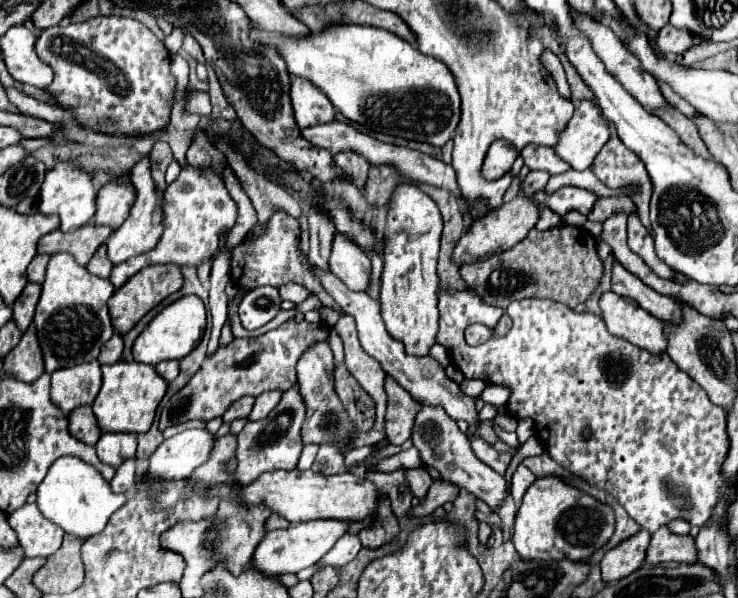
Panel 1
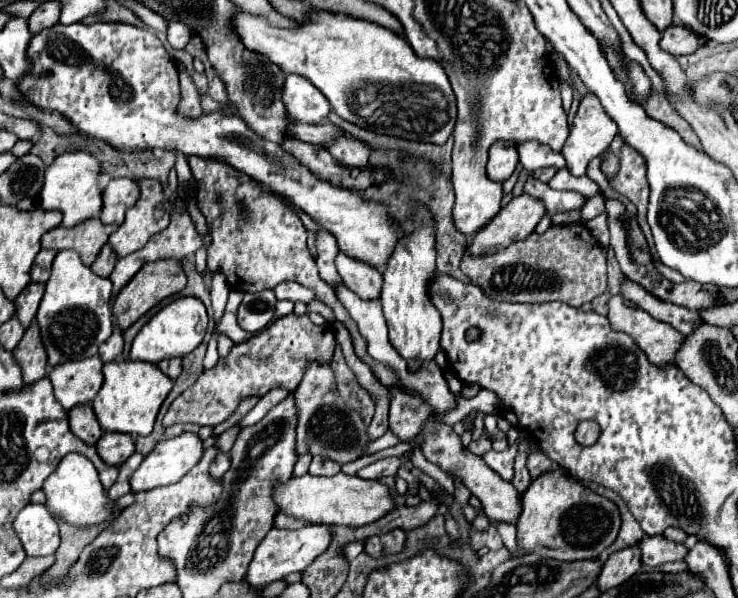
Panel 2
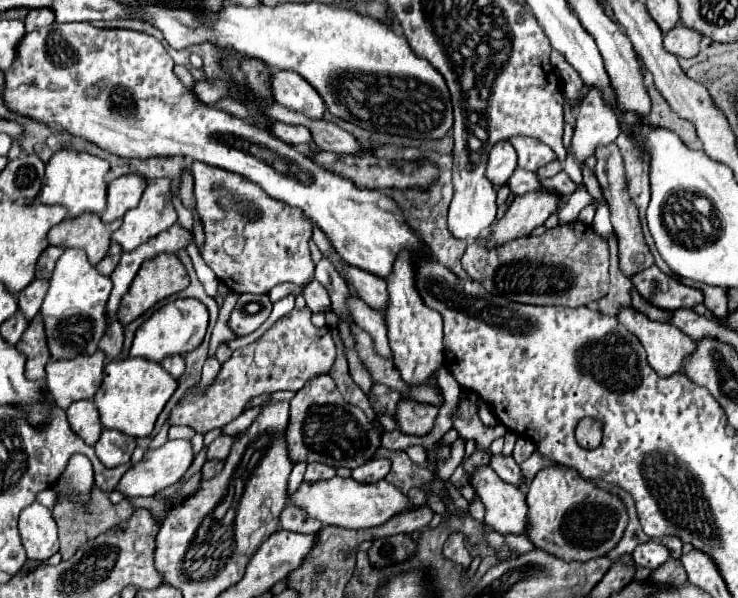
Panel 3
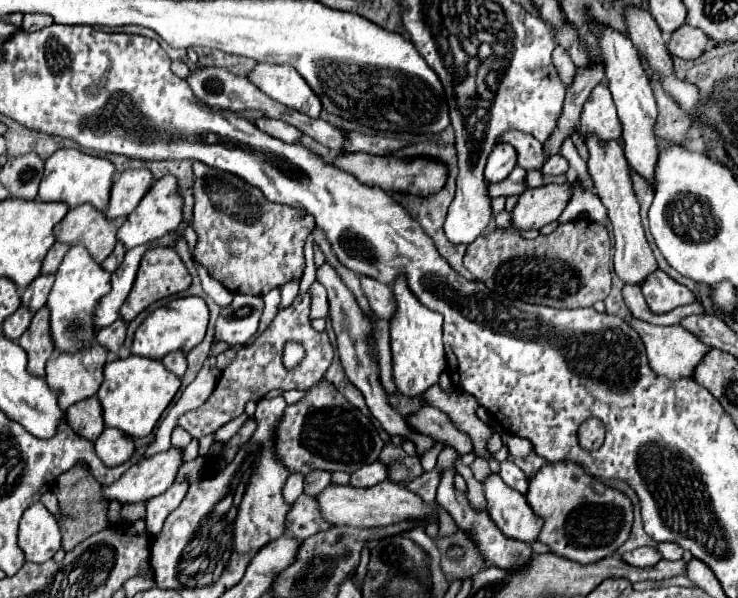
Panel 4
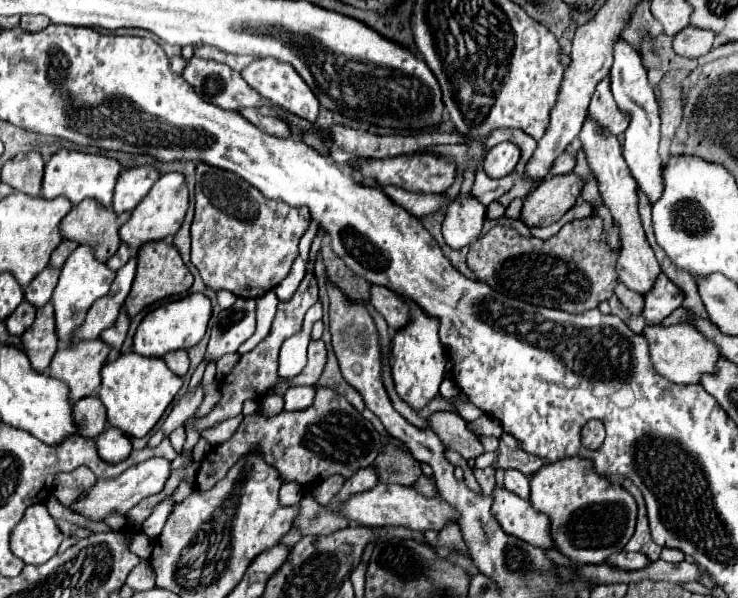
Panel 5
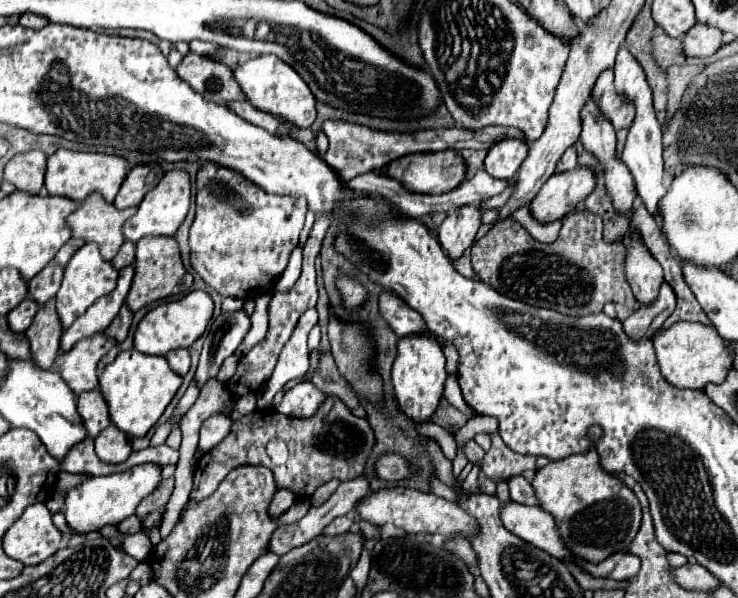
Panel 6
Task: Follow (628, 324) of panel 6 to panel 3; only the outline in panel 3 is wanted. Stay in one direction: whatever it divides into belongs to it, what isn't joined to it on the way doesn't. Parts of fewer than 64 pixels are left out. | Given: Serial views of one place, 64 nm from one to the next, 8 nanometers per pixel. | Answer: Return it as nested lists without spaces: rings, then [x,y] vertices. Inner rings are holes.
[[[656,266],[642,270],[640,274],[632,274],[634,288],[652,304],[664,310],[676,308],[694,308],[704,302],[704,292],[686,284],[676,282],[668,274],[660,272]]]

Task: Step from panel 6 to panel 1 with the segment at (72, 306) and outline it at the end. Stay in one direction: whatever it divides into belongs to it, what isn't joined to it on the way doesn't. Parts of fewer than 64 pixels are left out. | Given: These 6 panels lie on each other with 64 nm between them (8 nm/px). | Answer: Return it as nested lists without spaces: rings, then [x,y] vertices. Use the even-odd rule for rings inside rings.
[[[56,254],[50,258],[34,316],[34,326],[48,374],[98,358],[102,344],[114,334],[106,308],[106,302],[112,294],[114,286],[110,280],[90,274],[84,266],[76,264],[70,254]]]

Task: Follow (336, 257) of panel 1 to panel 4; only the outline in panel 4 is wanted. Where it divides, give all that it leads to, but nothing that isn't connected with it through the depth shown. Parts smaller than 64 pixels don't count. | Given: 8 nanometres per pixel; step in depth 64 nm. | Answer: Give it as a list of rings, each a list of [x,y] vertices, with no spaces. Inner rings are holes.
[[[360,276],[360,284],[362,284],[362,290],[368,298],[368,304],[376,312],[376,316],[382,320],[390,320],[392,312],[396,308],[392,288],[388,284],[382,284],[382,282],[368,278],[368,276]]]

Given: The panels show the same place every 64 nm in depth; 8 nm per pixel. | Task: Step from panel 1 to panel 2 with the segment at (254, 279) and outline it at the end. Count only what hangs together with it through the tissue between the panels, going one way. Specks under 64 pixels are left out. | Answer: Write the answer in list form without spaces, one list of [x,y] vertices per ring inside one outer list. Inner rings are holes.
[[[188,158],[188,164],[198,184],[200,210],[208,216],[208,222],[212,222],[212,244],[208,248],[208,268],[222,270],[226,274],[228,286],[240,292],[258,292],[264,288],[274,288],[286,280],[294,280],[306,288],[312,288],[316,292],[316,298],[328,304],[334,310],[336,320],[344,322],[344,326],[352,332],[356,354],[362,360],[366,360],[366,364],[370,364],[374,374],[378,374],[378,380],[388,388],[400,386],[392,370],[388,370],[384,364],[372,360],[366,354],[364,340],[358,334],[354,320],[348,316],[346,308],[338,302],[334,290],[318,276],[316,262],[310,256],[306,246],[306,228],[302,220],[288,208],[288,204],[272,194],[262,192],[256,180],[230,168],[226,162],[212,160],[212,158]],[[238,202],[244,202],[248,206],[250,210],[248,222],[240,220]]]

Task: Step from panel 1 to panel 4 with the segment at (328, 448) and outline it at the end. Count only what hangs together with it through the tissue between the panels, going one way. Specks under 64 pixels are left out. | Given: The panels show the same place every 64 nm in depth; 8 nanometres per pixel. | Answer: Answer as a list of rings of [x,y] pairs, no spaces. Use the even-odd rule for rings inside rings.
[[[312,470],[312,472],[304,478],[304,492],[314,496],[318,490],[322,490],[322,488],[326,488],[326,486],[330,484],[330,478],[332,478],[332,472]]]

